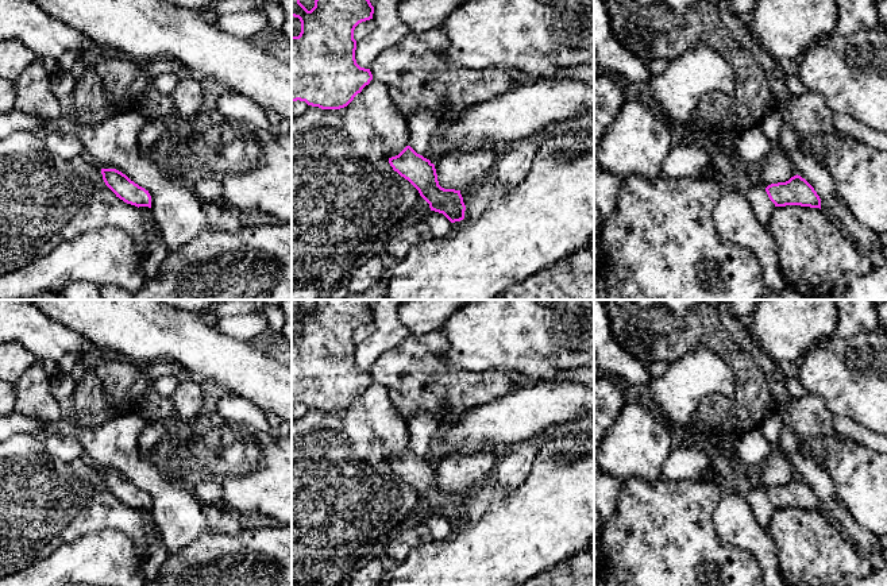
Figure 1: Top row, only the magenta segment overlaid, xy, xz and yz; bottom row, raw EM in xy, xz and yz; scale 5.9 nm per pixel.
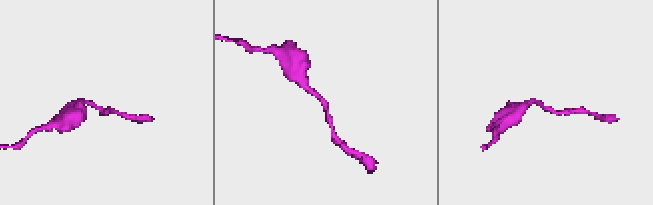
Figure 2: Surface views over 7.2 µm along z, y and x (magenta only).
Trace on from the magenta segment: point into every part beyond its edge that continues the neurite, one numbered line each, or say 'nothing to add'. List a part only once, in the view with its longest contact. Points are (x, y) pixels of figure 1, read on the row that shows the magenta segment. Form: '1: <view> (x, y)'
nothing to add

